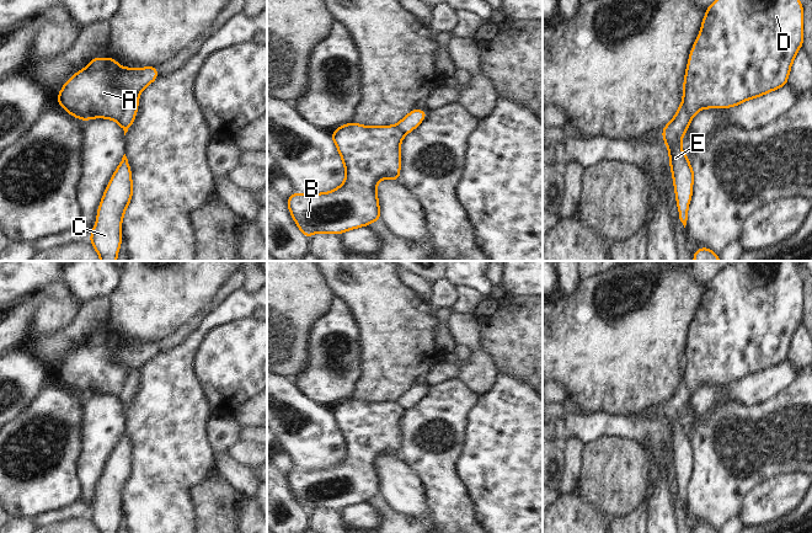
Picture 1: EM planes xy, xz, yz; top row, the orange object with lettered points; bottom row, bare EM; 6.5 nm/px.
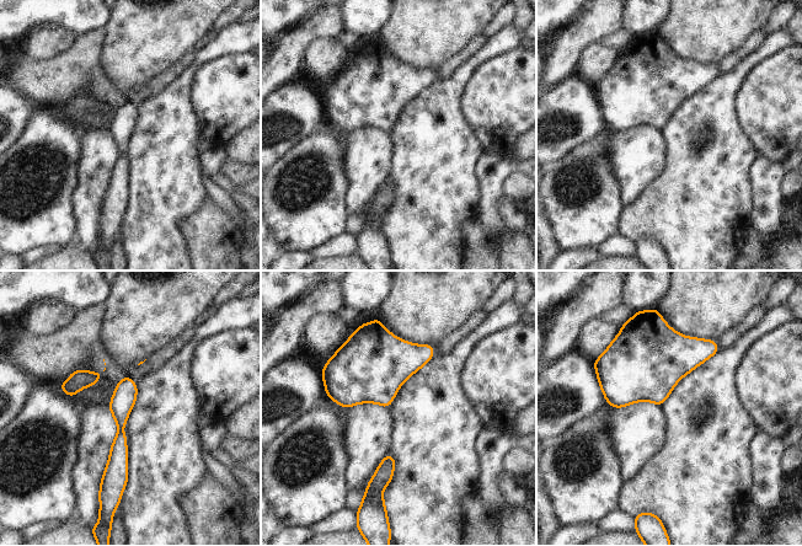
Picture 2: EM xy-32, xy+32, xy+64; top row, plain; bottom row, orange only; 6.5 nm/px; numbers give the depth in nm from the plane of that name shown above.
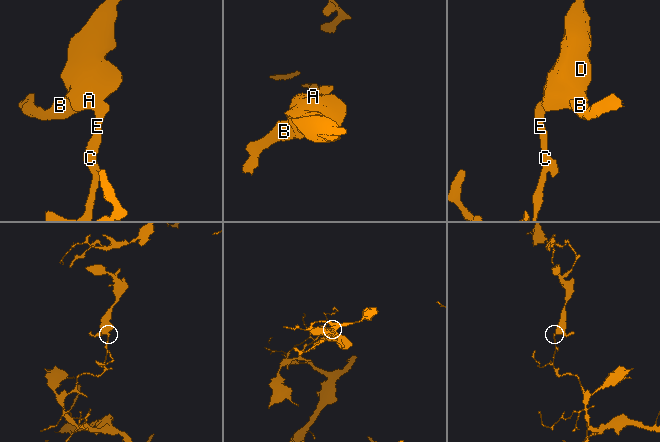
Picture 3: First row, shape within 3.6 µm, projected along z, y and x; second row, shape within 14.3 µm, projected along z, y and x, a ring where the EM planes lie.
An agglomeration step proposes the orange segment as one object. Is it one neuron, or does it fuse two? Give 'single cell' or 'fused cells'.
fused cells

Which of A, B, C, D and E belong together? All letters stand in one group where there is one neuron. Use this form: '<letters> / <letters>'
A B D / C E

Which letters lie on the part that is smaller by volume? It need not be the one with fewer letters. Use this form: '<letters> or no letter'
A, B, D

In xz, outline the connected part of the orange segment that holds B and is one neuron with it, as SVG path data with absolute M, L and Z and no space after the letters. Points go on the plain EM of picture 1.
M349 398L331 409L342 433L346 455L336 465L324 469L294 468L287 474L289 489L308 515L316 508L340 511L380 496L376 459L384 454L400 457L400 420L405 410L395 401L367 403Z

